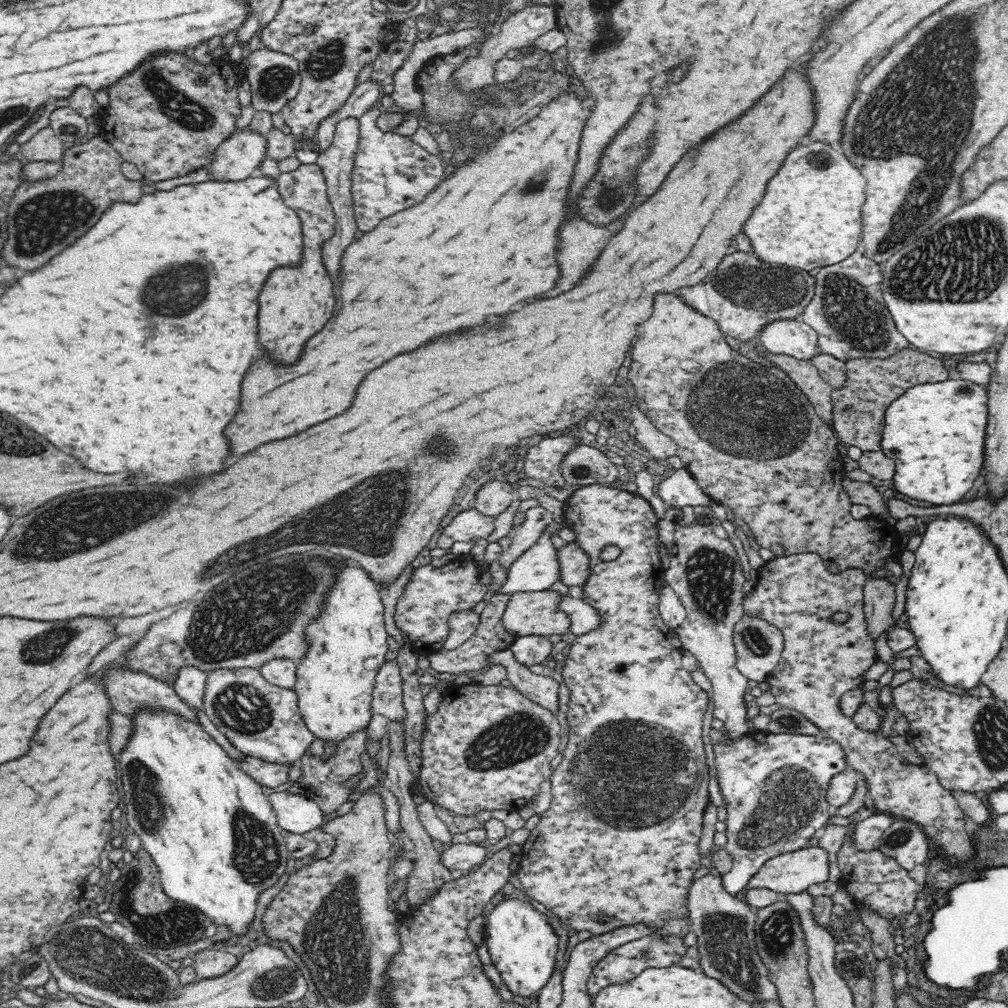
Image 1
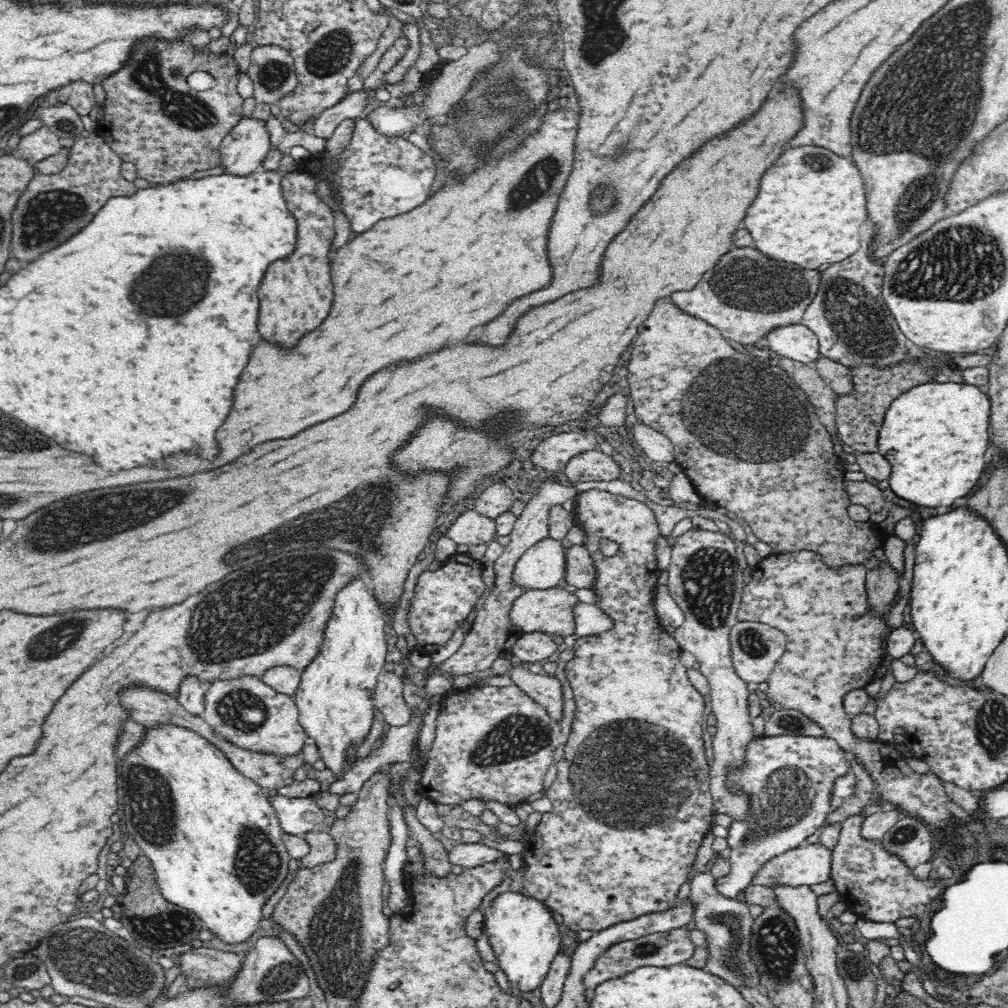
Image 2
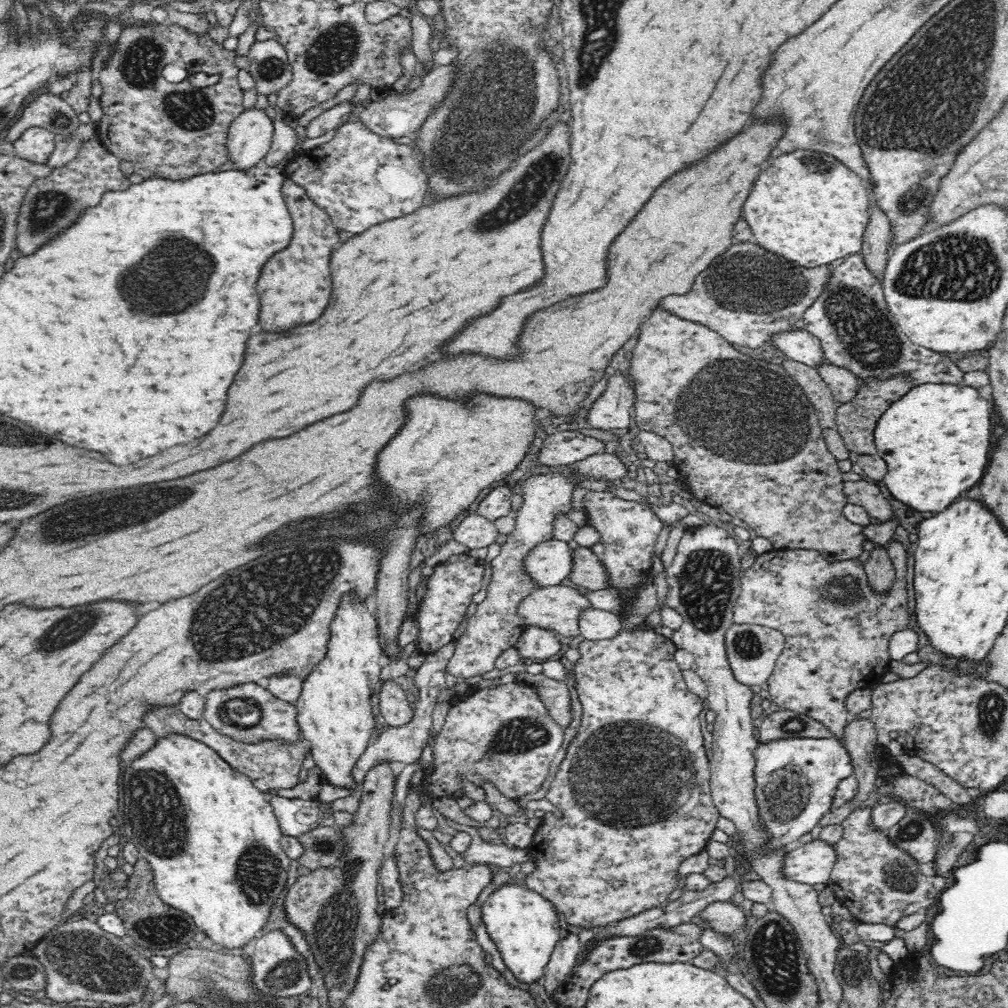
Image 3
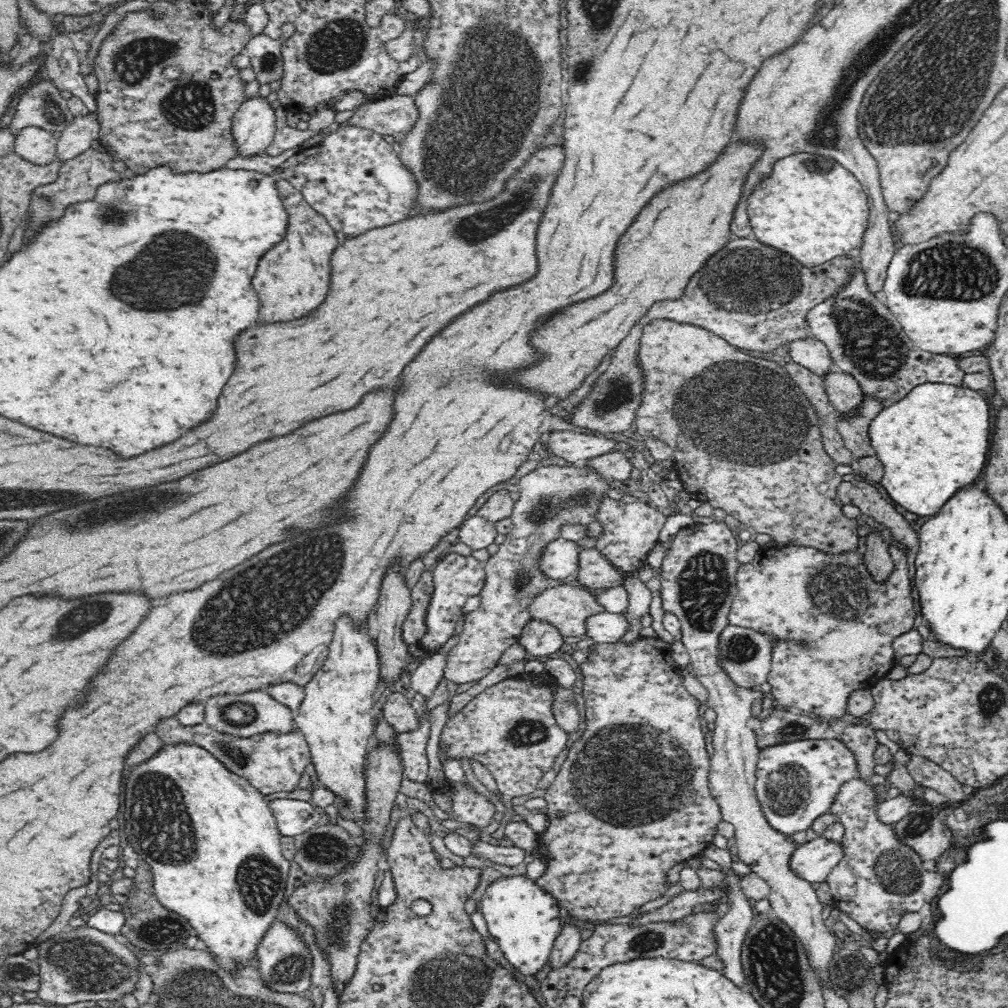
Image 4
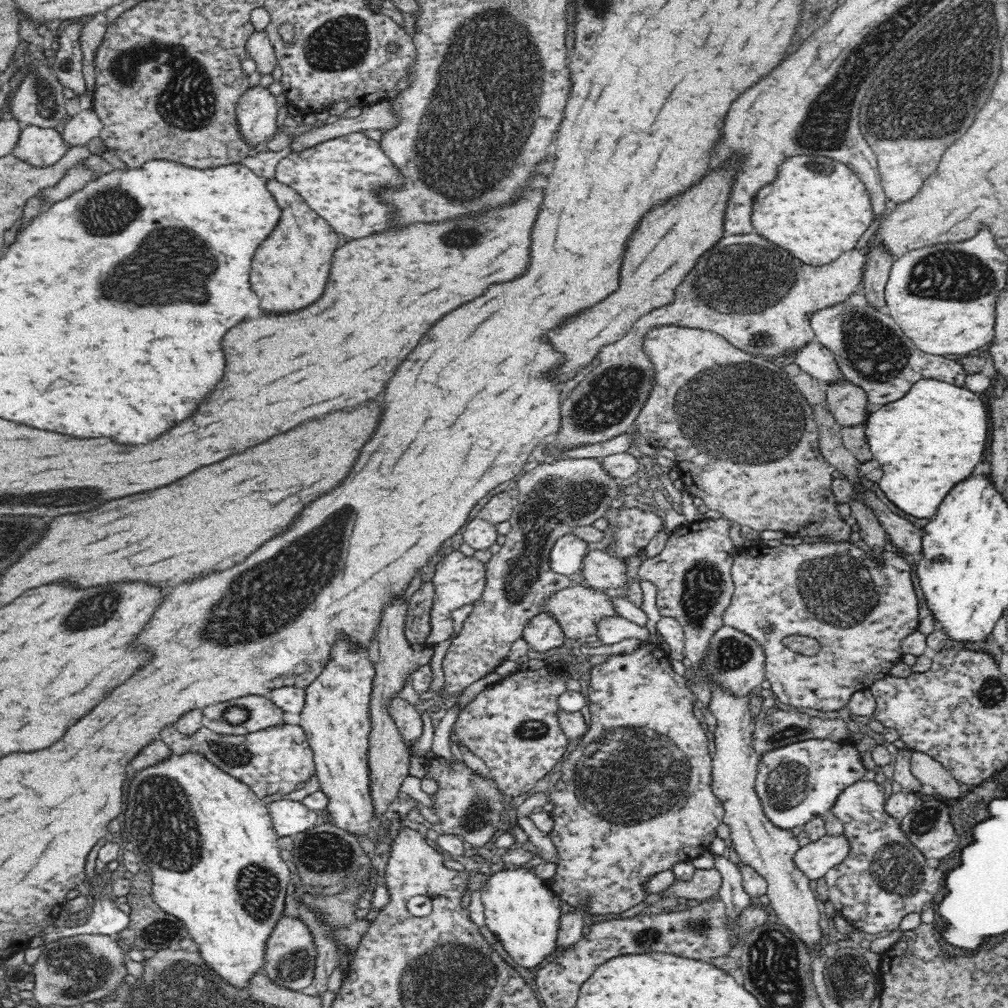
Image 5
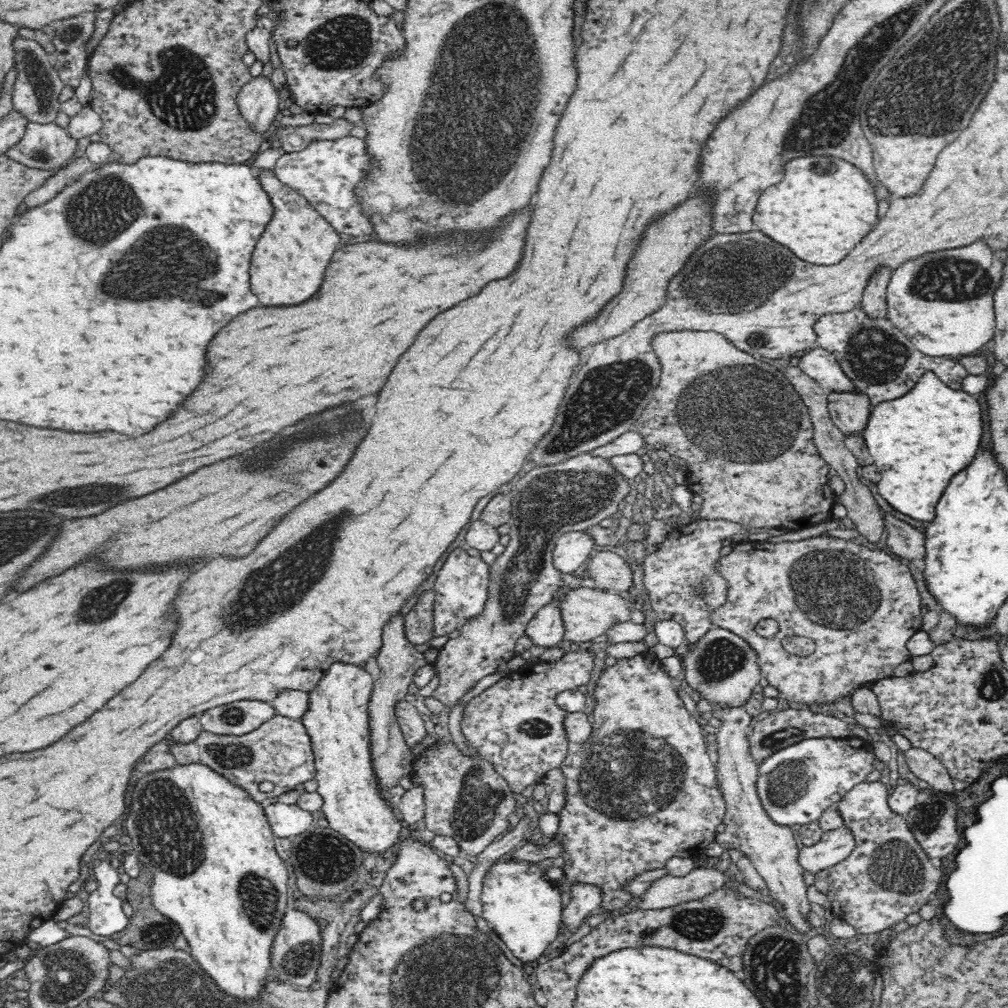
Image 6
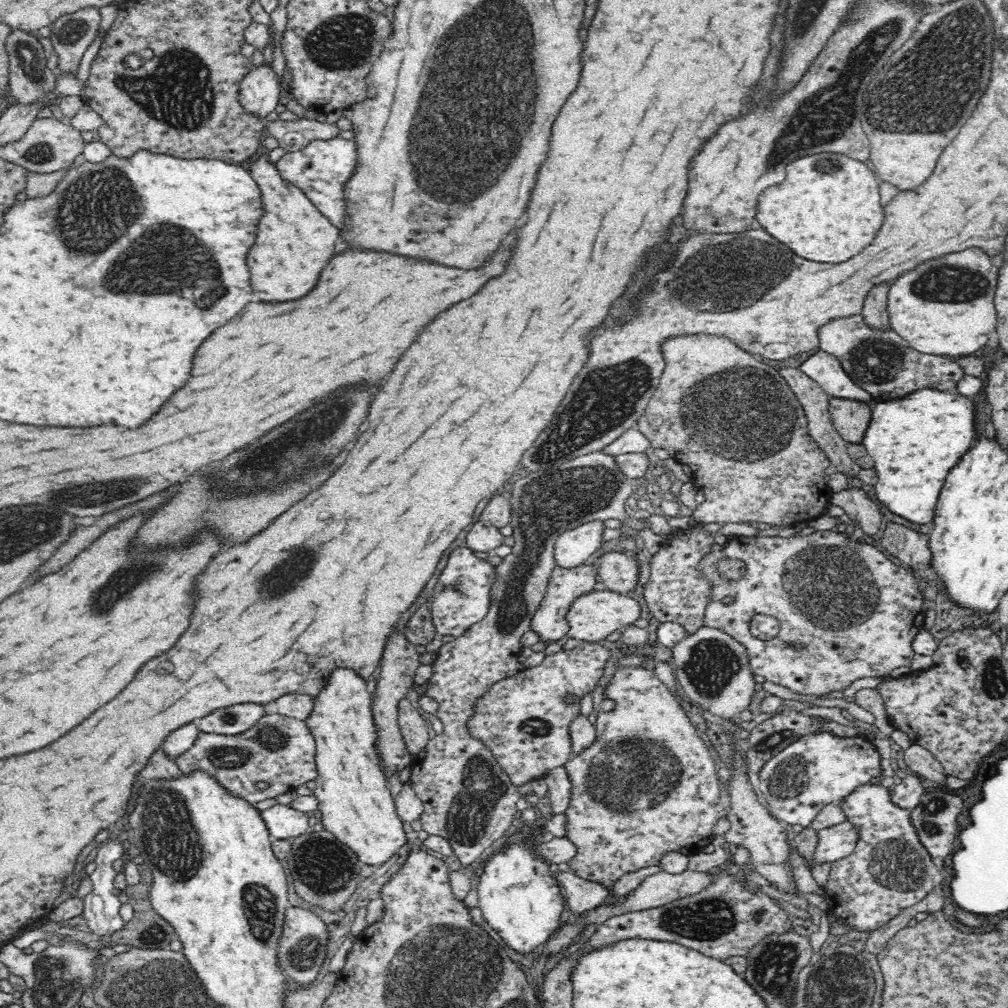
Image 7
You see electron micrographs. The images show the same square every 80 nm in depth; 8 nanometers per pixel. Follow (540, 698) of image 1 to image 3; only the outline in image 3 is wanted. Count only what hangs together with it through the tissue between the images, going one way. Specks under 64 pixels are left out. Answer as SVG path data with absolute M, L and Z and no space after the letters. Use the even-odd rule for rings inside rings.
M527 671L518 672L515 680L539 694L538 698L541 698L545 704L548 714L562 728L570 725L572 722L571 701L564 681L548 678L544 673L534 675Z

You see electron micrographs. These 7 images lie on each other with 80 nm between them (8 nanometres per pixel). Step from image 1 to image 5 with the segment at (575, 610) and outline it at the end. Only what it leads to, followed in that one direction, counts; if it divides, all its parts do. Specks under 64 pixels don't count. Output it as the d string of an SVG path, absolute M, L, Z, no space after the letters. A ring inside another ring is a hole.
M620 615L599 618L595 622L594 633L600 638L598 642L603 642L603 644L614 644L628 637L636 637L643 642L648 638L652 638L652 634L648 632L646 627Z

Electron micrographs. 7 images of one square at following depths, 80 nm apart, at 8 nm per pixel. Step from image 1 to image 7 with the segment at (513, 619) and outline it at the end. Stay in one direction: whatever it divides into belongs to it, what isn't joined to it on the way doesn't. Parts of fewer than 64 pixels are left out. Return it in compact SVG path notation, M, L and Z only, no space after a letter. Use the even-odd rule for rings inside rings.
M597 587L593 591L578 595L570 604L566 615L569 631L566 638L574 638L579 642L601 642L616 630L632 624L640 618L639 601L614 591Z

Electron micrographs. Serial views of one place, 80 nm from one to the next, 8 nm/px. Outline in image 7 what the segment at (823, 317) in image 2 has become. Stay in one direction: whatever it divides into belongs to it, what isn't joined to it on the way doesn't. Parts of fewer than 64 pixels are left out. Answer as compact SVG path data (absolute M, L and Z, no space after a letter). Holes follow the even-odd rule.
M862 314L832 318L818 328L818 336L818 348L838 358L848 376L870 395L872 404L908 396L924 386L950 390L956 388L965 375L956 359L919 353L891 326L882 330L875 328L866 323Z

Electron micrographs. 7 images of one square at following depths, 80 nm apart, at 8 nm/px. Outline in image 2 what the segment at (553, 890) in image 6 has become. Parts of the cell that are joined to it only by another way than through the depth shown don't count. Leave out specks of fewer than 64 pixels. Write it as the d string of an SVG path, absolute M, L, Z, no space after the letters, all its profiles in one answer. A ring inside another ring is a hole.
M506 891L492 900L483 916L483 930L496 956L497 966L508 976L509 986L522 992L538 988L550 972L562 942L560 929L550 910L532 897Z

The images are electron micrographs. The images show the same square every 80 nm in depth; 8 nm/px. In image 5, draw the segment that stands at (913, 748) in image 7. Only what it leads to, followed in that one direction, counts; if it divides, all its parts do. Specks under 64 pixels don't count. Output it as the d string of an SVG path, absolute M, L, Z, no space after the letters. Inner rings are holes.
M912 752L910 769L922 786L932 786L939 796L955 799L960 797L960 784L930 756Z

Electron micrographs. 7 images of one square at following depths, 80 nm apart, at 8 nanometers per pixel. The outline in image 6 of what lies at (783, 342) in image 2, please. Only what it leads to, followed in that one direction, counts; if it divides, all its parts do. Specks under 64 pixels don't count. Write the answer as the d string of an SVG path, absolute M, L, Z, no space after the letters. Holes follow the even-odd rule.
M820 345L804 354L797 366L828 392L858 392L841 369L834 354Z

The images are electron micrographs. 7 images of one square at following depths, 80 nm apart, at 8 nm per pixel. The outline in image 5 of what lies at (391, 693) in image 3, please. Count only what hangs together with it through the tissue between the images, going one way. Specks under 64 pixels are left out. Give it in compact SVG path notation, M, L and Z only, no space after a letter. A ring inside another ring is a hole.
M392 696L387 704L387 712L398 727L404 741L416 740L423 734L420 713L404 698Z

